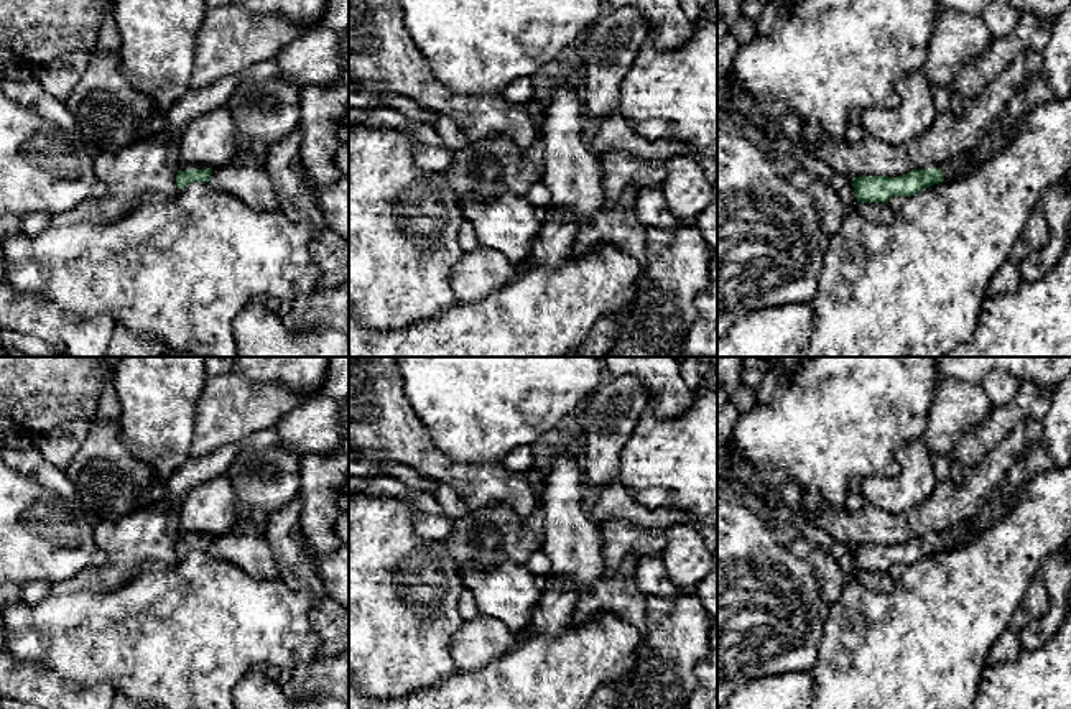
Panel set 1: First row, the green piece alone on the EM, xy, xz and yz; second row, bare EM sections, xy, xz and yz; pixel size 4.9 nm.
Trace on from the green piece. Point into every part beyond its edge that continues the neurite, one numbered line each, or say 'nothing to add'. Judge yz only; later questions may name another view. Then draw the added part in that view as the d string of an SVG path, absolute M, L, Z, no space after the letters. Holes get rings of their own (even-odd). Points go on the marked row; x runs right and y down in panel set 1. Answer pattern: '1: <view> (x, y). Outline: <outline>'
1: yz (956, 168). Outline: M969 151L961 153L957 158L944 163L939 169L943 171L943 178L946 183L956 181L962 178L969 168L966 166L969 161Z

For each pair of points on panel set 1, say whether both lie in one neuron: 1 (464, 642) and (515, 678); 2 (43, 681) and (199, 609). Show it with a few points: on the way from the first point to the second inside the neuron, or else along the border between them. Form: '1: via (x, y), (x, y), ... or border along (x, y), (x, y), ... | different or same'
1: border along (517, 634), (500, 657), (472, 670), (459, 668) | different
2: border along (22, 660), (43, 663), (79, 685), (96, 685) | different

